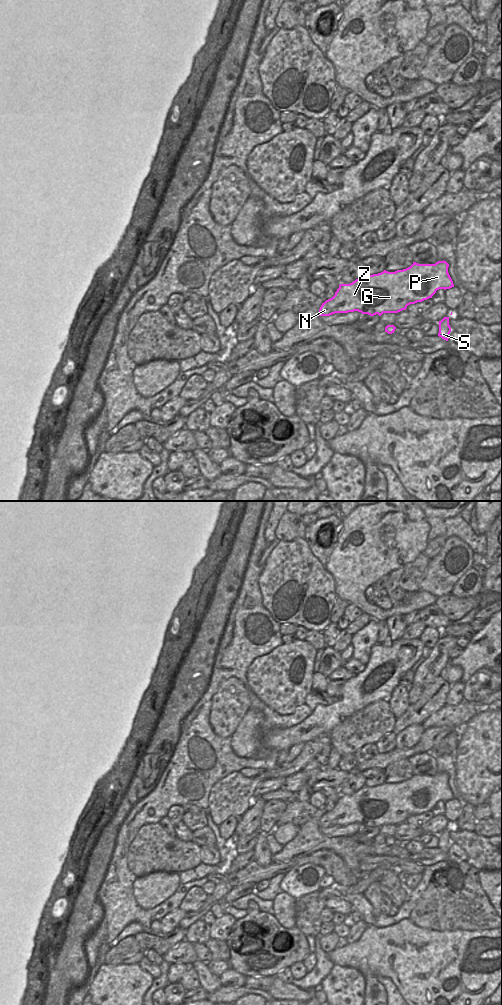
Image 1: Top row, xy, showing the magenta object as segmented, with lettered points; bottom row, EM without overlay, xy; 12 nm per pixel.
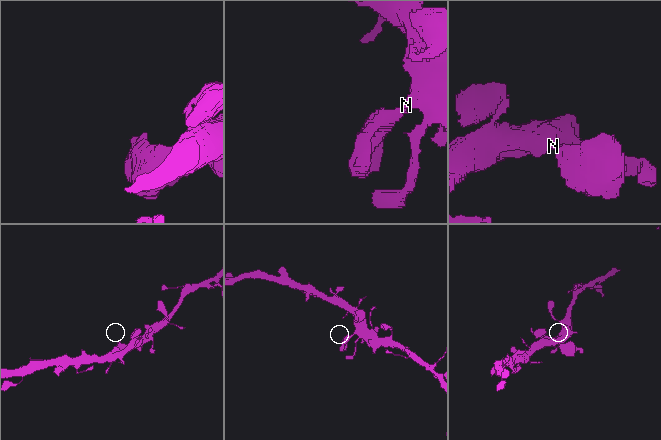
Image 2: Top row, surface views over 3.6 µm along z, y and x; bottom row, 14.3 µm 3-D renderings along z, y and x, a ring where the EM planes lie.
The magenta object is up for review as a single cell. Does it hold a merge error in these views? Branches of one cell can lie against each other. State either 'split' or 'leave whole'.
leave whole

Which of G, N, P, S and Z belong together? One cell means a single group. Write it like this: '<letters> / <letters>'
G N P S Z

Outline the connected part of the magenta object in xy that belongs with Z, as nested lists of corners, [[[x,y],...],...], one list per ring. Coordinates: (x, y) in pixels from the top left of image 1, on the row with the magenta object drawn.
[[[438,261],[435,264],[413,264],[403,270],[368,275],[364,274],[350,284],[340,284],[335,295],[322,303],[319,316],[330,316],[335,313],[348,313],[358,311],[362,314],[374,316],[383,313],[398,313],[406,310],[410,304],[422,302],[436,293],[439,289],[454,287],[448,273],[449,264],[446,261]]]

